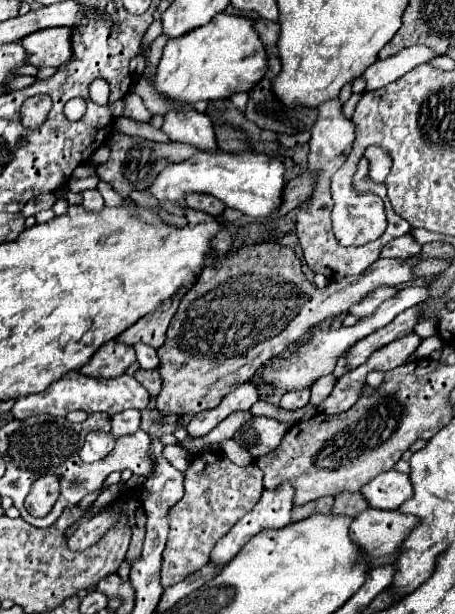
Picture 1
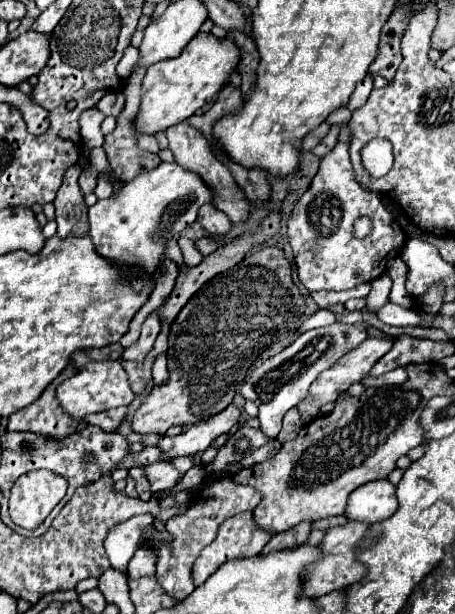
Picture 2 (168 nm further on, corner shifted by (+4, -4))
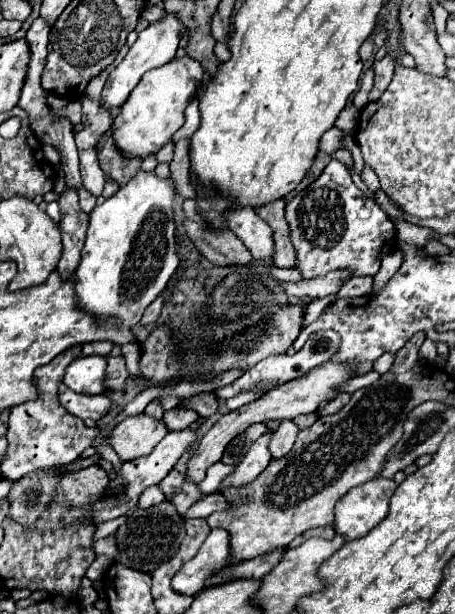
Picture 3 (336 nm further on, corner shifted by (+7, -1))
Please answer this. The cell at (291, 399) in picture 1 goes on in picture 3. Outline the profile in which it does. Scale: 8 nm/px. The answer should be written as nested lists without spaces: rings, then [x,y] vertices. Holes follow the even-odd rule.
[[[289,420],[281,422],[279,430],[273,432],[273,438],[269,442],[269,452],[271,452],[273,460],[283,458],[291,452],[293,444],[295,444],[295,438],[297,438],[297,432],[299,432],[299,428],[293,422],[289,422]]]

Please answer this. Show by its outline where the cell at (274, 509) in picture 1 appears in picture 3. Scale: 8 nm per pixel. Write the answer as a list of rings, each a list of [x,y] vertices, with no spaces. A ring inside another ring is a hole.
[[[213,528],[195,558],[185,562],[173,576],[171,588],[183,596],[195,596],[207,578],[225,568],[229,560],[229,534],[221,528]]]

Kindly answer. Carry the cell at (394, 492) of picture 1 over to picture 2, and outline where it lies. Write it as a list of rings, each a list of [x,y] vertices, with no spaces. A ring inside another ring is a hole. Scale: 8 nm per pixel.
[[[388,479],[370,481],[366,485],[360,485],[348,499],[346,515],[352,521],[362,523],[376,523],[384,521],[390,515],[394,515],[398,509],[398,497],[396,497],[396,485],[392,485]]]

